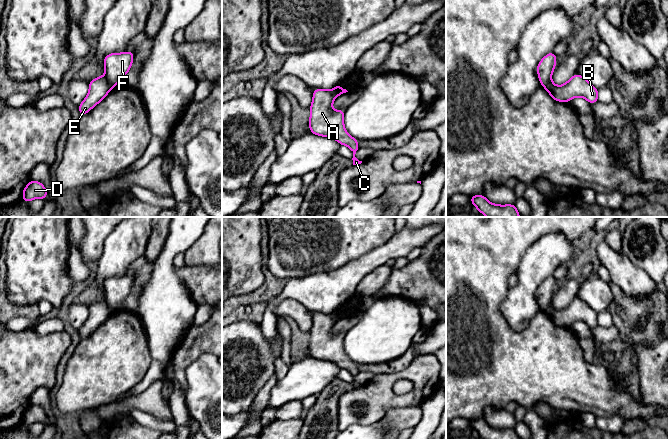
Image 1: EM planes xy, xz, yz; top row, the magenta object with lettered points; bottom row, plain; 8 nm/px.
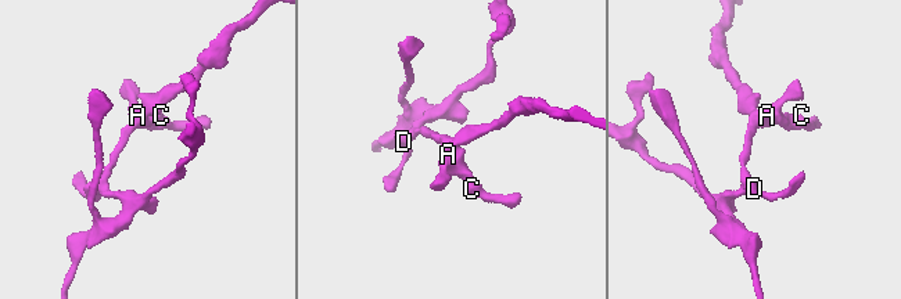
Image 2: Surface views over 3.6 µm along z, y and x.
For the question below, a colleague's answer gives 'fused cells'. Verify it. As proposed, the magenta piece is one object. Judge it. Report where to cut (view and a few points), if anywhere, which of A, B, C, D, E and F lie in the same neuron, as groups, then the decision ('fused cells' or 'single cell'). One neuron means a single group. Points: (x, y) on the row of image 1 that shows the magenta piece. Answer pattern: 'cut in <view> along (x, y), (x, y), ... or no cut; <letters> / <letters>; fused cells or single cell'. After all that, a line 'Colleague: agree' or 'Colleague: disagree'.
cut in xy along (104, 76), (112, 87); A B C D E / F; fused cells
Colleague: agree

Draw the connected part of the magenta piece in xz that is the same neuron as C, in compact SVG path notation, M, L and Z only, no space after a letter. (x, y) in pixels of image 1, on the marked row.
M314 89L310 106L310 132L323 137L334 138L340 145L346 145L353 151L353 165L361 164L355 154L359 149L358 141L344 128L345 110L332 108L336 96L331 90Z

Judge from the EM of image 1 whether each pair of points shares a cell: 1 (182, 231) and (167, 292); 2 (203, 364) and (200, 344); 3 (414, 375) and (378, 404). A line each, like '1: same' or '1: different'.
1: same
2: different
3: same

